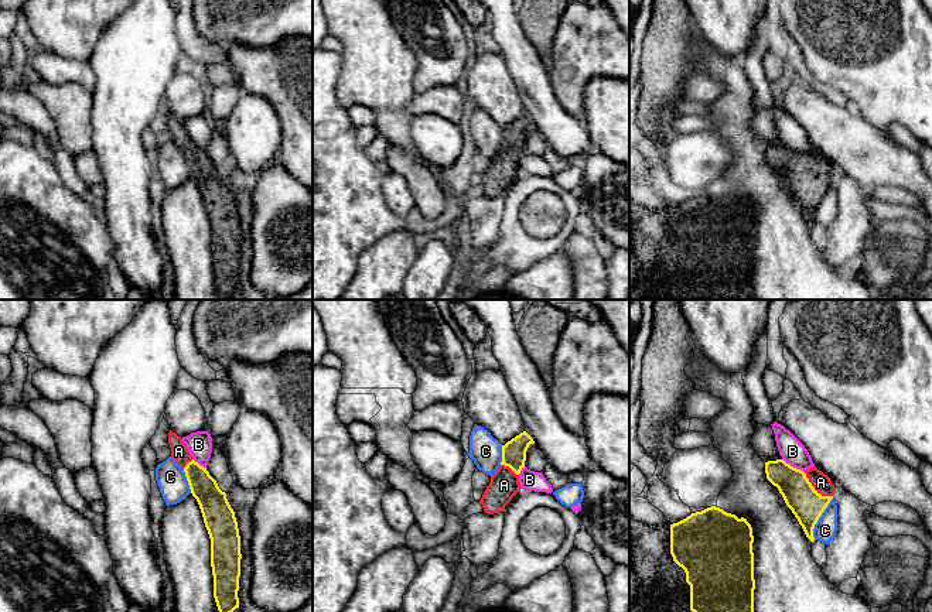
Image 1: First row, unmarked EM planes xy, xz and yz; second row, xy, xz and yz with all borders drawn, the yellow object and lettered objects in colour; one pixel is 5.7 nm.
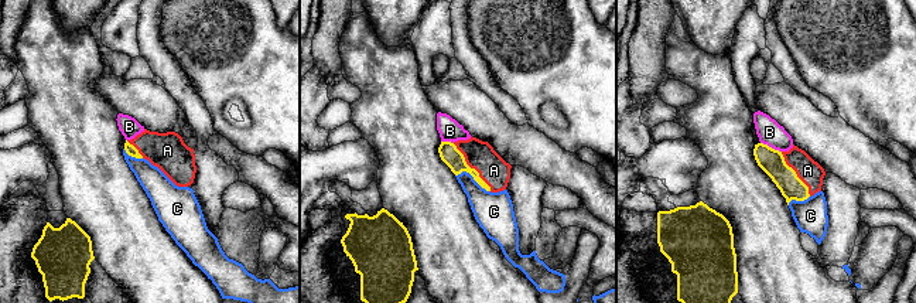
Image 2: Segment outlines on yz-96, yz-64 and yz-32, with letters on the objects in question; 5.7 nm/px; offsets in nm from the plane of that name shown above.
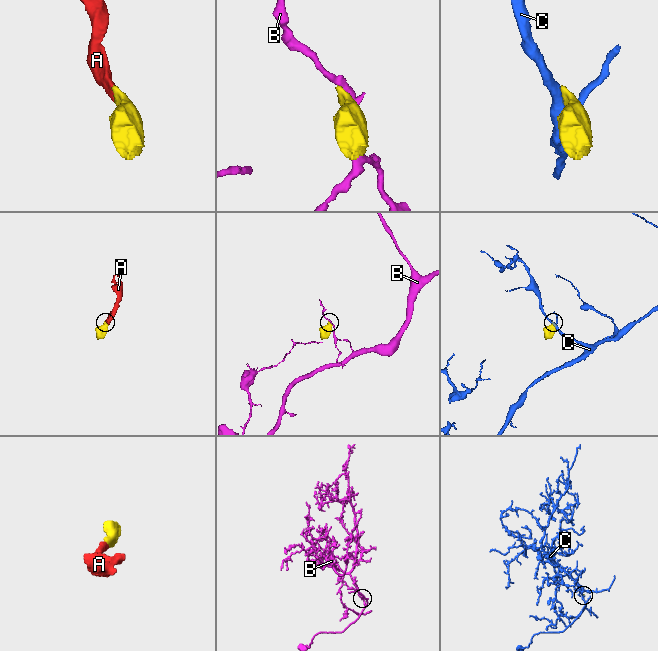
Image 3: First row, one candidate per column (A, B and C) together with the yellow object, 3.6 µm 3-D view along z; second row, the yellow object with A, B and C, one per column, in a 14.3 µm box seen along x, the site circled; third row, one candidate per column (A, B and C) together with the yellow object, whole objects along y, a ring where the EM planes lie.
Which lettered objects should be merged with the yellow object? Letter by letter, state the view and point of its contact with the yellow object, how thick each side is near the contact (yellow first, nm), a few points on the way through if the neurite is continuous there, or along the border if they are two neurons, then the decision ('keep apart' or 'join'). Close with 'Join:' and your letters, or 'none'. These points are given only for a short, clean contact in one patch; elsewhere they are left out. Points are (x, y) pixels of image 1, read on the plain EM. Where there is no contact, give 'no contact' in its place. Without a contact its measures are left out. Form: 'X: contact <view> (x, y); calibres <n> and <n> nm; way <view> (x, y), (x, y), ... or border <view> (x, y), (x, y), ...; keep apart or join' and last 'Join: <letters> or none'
A: contact yz (813, 171); calibres 180 and 100 nm; way yz (799, 178), (813, 171), (820, 166); join
B: contact yz (792, 150); calibres 180 and 140 nm; border yz (782, 142), (802, 154); keep apart
C: contact yz (818, 202); calibres 180 and 130 nm; keep apart
Join: A

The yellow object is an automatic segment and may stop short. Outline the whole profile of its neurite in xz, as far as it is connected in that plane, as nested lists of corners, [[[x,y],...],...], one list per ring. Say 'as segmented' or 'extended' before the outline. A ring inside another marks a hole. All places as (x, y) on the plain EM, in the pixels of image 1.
extended; [[[523,114],[502,129],[501,150],[491,160],[491,165],[479,184],[485,196],[503,195],[505,189],[519,175],[519,157],[525,151],[526,134],[530,127],[535,127],[533,122]]]

